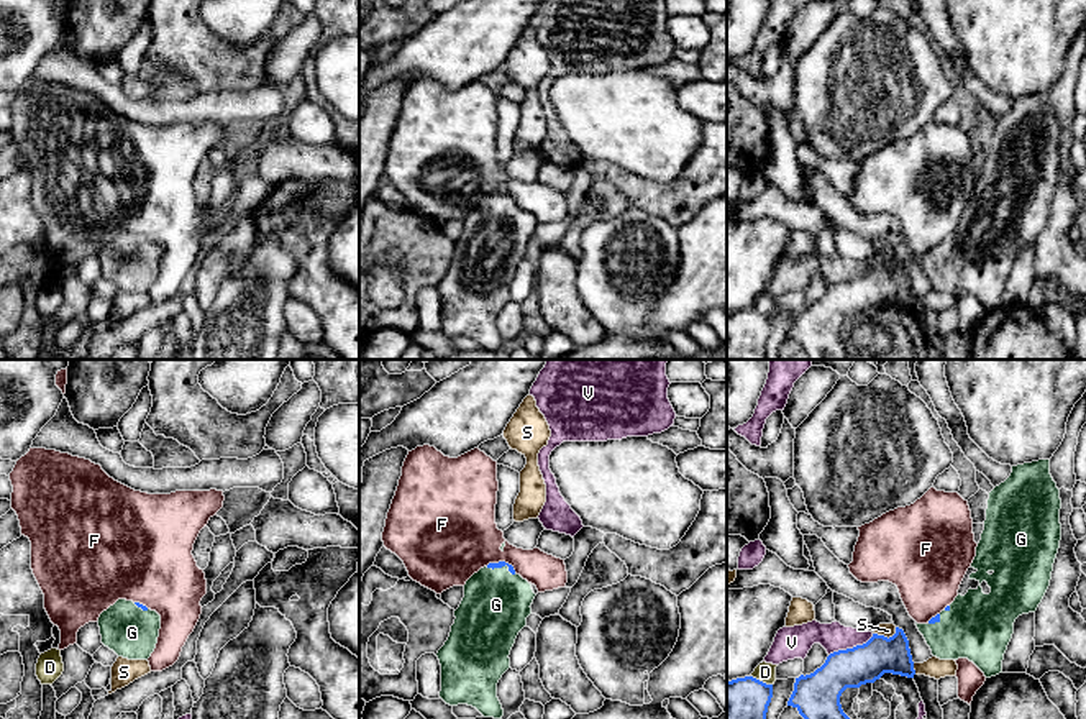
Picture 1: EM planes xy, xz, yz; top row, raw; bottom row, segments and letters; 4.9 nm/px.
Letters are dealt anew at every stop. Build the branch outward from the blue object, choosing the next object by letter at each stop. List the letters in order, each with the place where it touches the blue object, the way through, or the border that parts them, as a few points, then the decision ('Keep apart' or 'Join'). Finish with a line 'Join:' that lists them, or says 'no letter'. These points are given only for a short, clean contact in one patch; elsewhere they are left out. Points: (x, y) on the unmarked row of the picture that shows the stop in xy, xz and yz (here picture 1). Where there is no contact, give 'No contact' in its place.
D: Touches blue at yz (762, 314). Keep apart
F: Touches blue at xz (502, 194). Keep apart
G: Touches blue at xz (502, 197). Path across: xz (501, 196), (502, 197), (496, 237). Join
S: Touches blue at yz (886, 270). Keep apart
V: Touches blue at yz (850, 281). Keep apart
Join: G

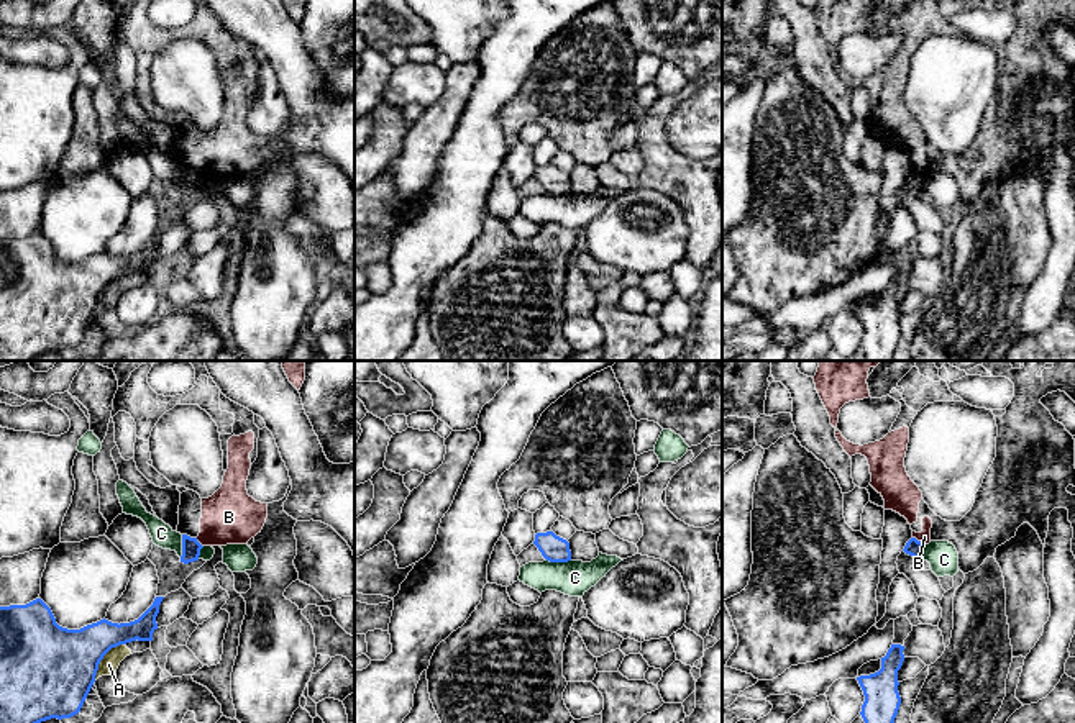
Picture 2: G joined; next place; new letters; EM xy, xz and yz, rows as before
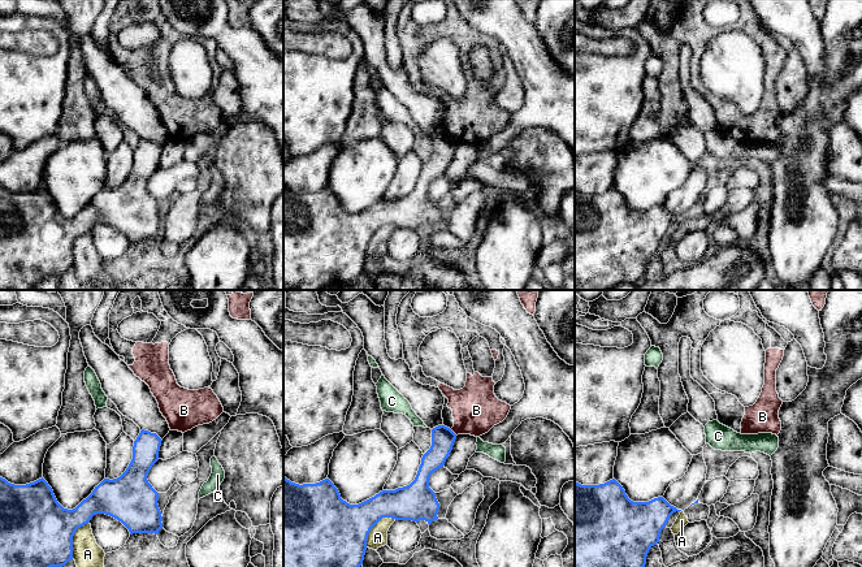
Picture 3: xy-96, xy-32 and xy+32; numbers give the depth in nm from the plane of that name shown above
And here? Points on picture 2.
A: Touches blue at xy (102, 291). Boundary: xy (123, 276), (104, 289), (94, 312). Keep apart
B: Touches blue at yz (919, 174). Boundary: yz (913, 169), (924, 177). Keep apart
C: Touches blue at xz (558, 194). Keep apart
Join: no letter

